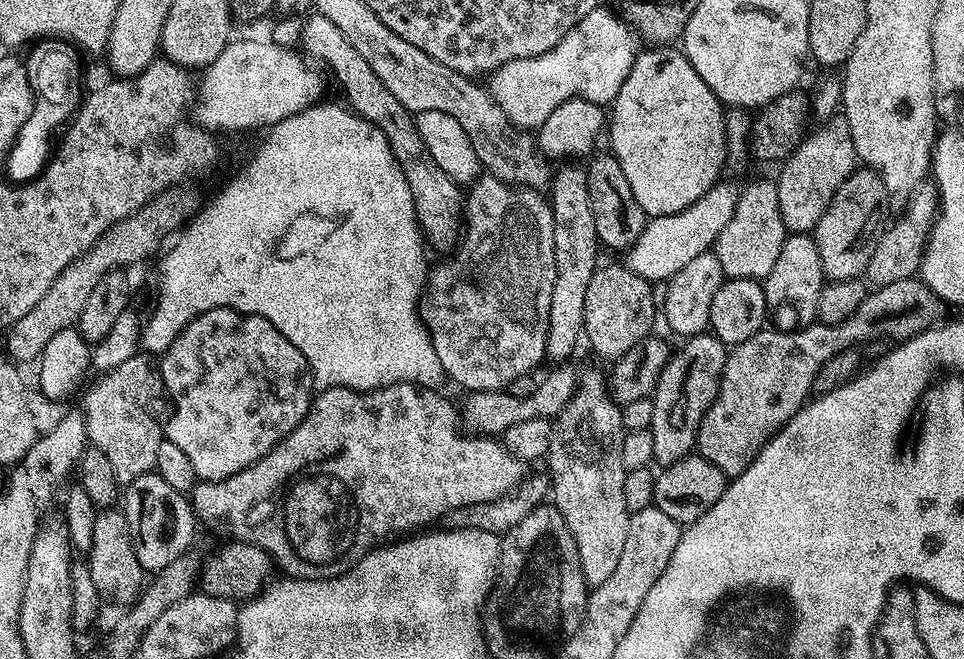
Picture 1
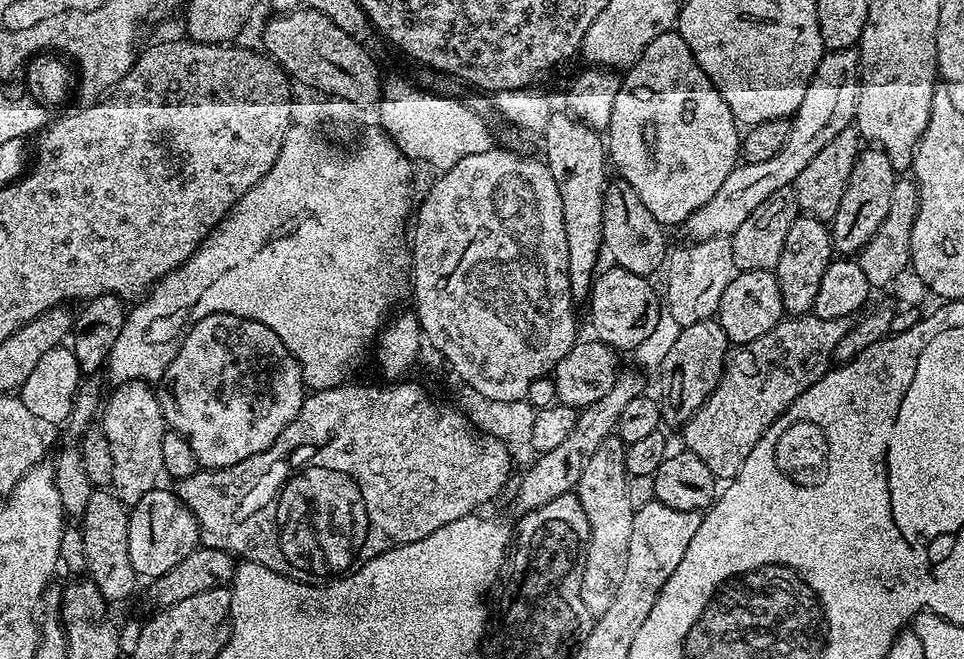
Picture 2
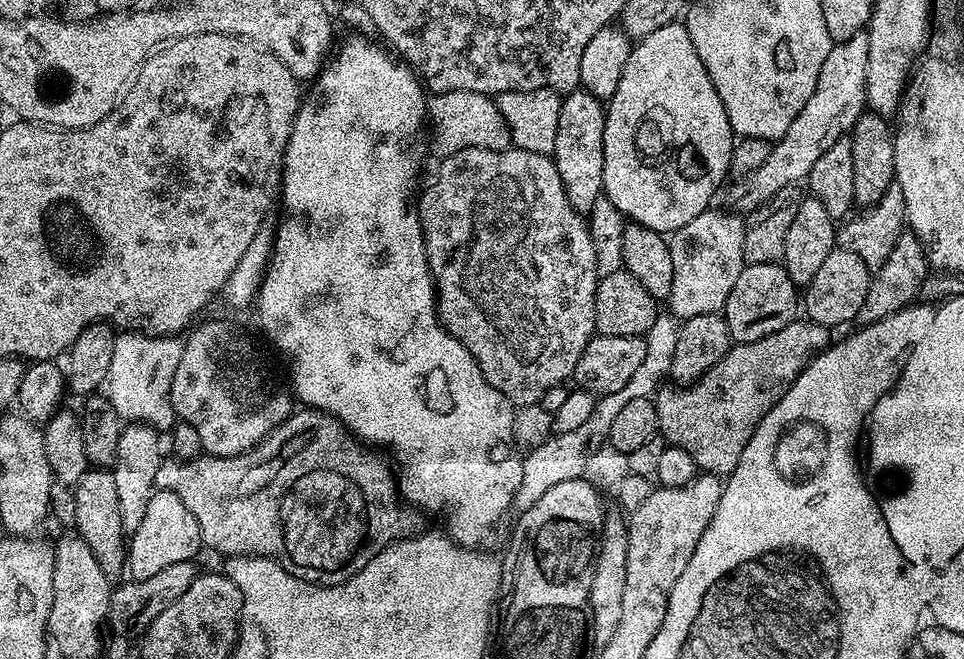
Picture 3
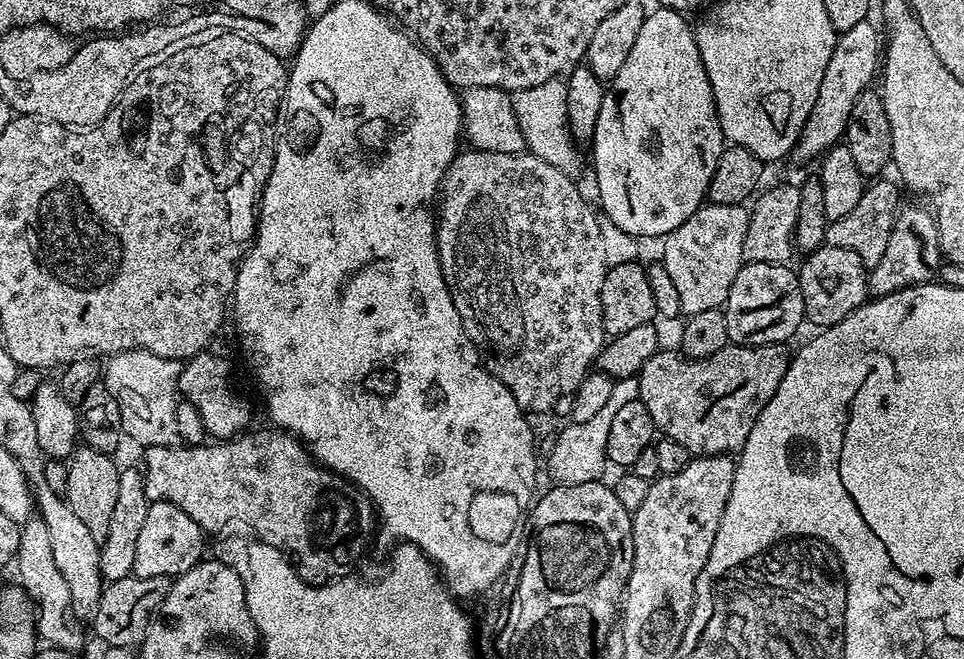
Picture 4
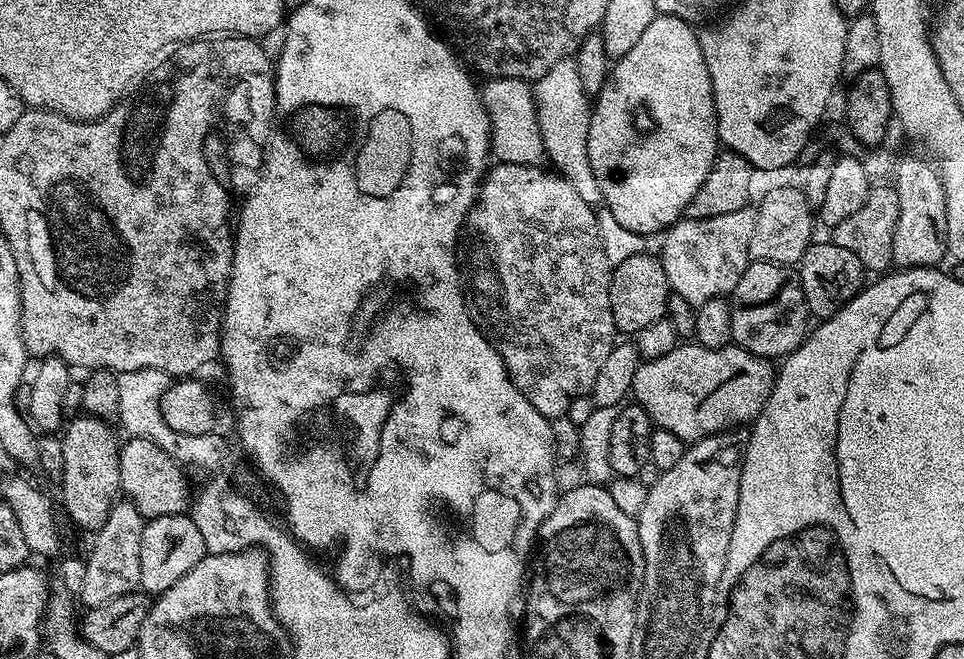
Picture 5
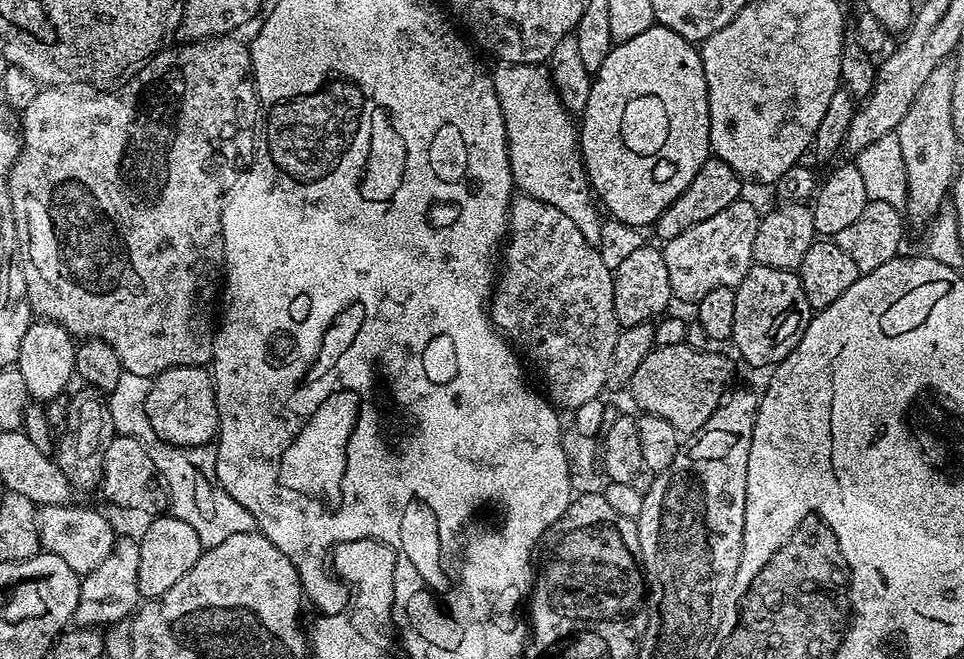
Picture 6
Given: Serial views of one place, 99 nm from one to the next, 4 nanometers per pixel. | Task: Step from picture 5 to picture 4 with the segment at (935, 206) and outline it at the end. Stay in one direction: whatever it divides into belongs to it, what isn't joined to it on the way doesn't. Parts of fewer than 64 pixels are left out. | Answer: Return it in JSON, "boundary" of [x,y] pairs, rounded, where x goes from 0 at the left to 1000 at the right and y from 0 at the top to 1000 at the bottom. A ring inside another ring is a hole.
{"boundary":[[[946,310],[943,316],[942,311],[935,314],[930,322],[929,335],[923,349],[923,367],[919,367],[919,381],[915,384],[911,404],[900,414],[900,440],[906,451],[927,446],[937,437],[972,423],[971,411],[977,402],[973,343],[970,326],[962,314],[959,316]]]}

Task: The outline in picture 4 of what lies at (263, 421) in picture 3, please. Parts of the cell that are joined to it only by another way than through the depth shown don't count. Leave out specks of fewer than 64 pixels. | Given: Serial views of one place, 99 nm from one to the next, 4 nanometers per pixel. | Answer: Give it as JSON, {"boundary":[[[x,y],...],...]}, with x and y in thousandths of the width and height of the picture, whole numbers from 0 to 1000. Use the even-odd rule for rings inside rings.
{"boundary":[[[221,531],[206,534],[190,554],[187,568],[186,599],[205,622],[210,646],[217,663],[235,671],[248,663],[261,637],[261,619],[241,590],[241,558],[232,540]]]}

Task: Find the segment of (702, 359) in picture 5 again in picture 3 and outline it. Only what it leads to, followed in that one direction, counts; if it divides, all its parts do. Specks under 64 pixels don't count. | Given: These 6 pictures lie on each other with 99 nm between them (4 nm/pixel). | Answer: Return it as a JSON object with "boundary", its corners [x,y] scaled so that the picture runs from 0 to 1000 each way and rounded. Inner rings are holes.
{"boundary":[[[827,483],[820,489],[820,495],[811,495],[811,501],[803,501],[803,507],[795,507],[795,513],[786,513],[786,519],[774,519],[773,522],[760,520],[755,536],[744,549],[741,555],[737,555],[737,561],[732,568],[728,568],[721,580],[713,586],[686,586],[680,590],[678,605],[680,610],[680,627],[683,628],[684,660],[688,662],[690,669],[698,680],[706,680],[712,683],[712,689],[716,689],[716,695],[720,695],[723,712],[727,718],[738,719],[748,725],[754,725],[759,721],[759,715],[766,707],[766,701],[770,697],[770,683],[774,683],[774,671],[778,671],[778,665],[782,659],[782,653],[786,653],[786,646],[790,640],[790,634],[795,634],[795,628],[799,628],[799,622],[811,604],[811,598],[815,598],[815,592],[826,578],[828,568],[836,557],[850,534],[860,527],[861,514],[860,499],[853,496],[852,492],[844,492],[837,483]]]}

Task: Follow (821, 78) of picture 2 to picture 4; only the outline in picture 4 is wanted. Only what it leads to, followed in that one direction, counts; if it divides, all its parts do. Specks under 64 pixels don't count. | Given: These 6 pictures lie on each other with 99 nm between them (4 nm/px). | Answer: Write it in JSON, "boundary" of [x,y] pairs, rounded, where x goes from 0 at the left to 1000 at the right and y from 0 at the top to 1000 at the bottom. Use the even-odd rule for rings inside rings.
{"boundary":[[[904,29],[895,30],[890,39],[868,53],[865,82],[861,82],[857,112],[853,112],[853,132],[849,135],[844,167],[840,167],[840,179],[836,179],[836,191],[826,211],[824,237],[828,241],[845,244],[877,211],[886,155],[890,155],[890,143],[901,138],[904,127],[900,126],[908,115],[910,120],[915,97],[915,49],[905,35]]]}

